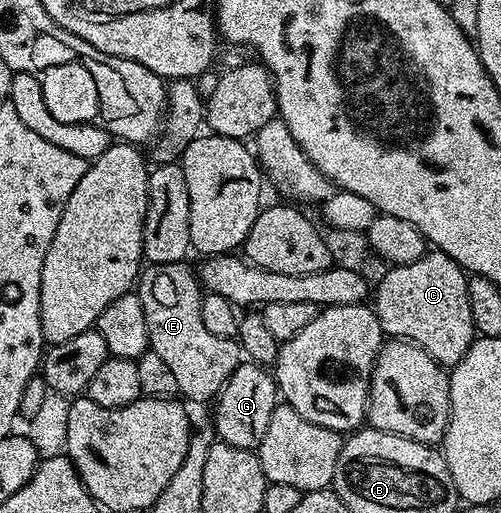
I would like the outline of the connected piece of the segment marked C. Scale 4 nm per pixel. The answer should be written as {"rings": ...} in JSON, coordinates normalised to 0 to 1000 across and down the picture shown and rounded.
{"rings":[[[860,485],[816,517],[780,517],[770,526],[745,567],[749,616],[760,626],[766,655],[814,661],[886,717],[906,715],[952,659],[944,610],[936,610],[934,538],[924,522],[886,489]]]}

